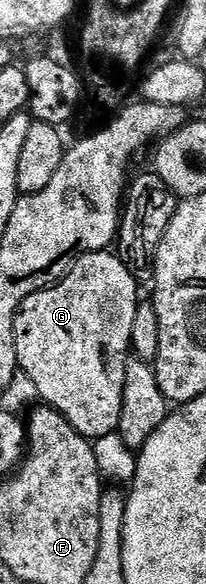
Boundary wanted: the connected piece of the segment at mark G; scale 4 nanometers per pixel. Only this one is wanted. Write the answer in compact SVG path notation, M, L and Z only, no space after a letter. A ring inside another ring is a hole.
M111 250L81 255L57 283L22 301L16 314L16 348L19 368L37 386L39 398L53 407L80 435L95 441L120 430L126 389L126 369L132 351L134 317L140 308L141 288L119 254Z

